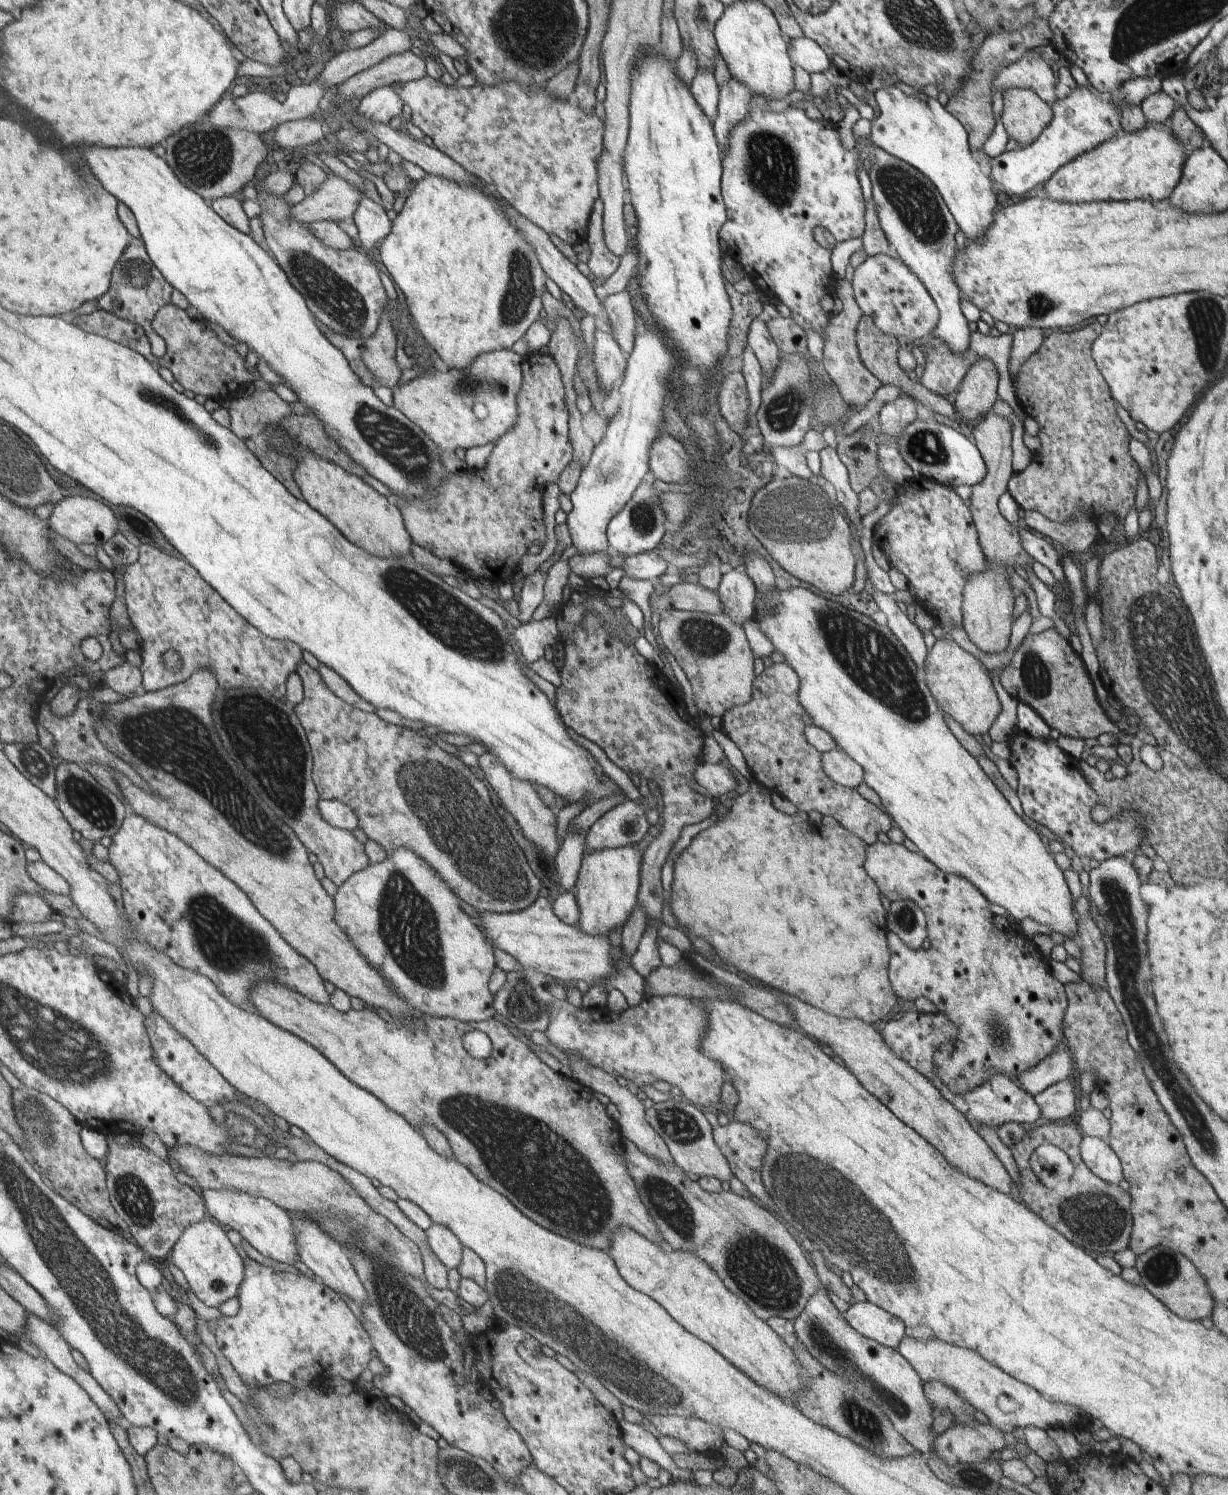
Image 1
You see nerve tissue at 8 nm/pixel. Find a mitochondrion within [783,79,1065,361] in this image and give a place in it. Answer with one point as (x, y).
(919, 212)

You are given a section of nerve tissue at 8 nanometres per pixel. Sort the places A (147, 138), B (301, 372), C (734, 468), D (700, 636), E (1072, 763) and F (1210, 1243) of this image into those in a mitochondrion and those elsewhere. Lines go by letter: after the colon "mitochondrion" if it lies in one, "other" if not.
A: other
B: other
C: other
D: mitochondrion
E: other
F: other

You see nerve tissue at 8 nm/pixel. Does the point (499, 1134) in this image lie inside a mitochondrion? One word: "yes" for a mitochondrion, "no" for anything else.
yes

